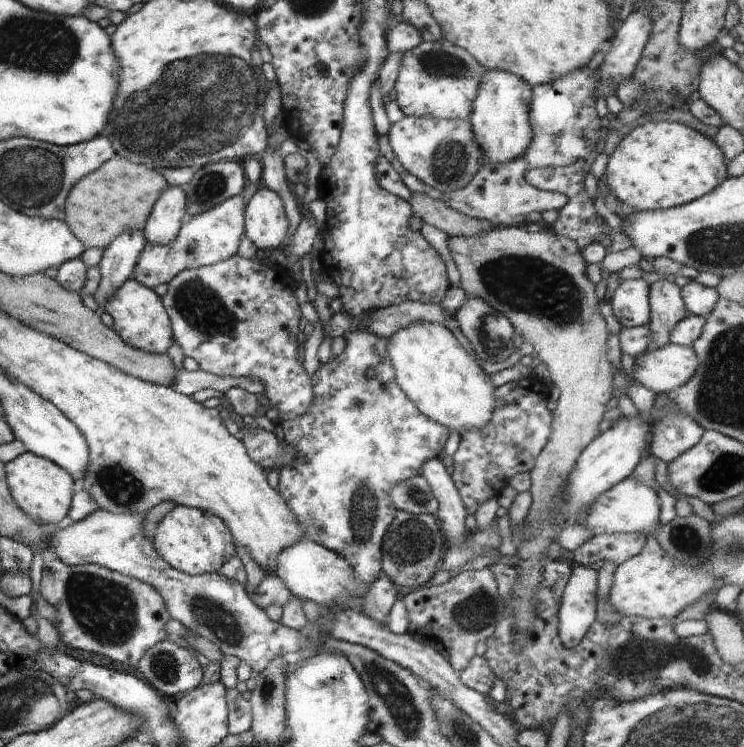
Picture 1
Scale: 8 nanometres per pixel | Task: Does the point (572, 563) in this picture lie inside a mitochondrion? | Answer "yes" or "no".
no

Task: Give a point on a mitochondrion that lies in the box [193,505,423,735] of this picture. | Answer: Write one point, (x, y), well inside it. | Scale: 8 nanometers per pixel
(266, 700)

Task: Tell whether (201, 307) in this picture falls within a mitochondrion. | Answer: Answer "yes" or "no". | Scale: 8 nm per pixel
yes

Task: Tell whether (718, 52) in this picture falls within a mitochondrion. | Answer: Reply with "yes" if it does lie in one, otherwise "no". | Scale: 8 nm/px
no

